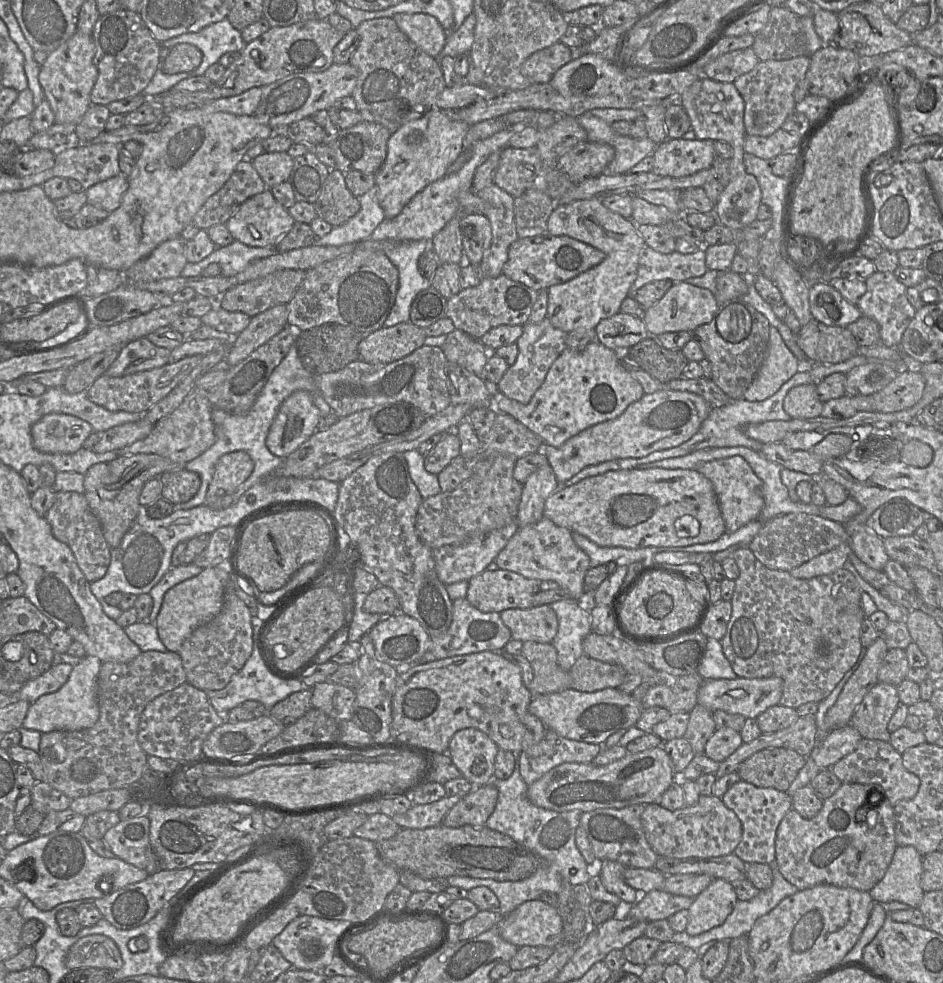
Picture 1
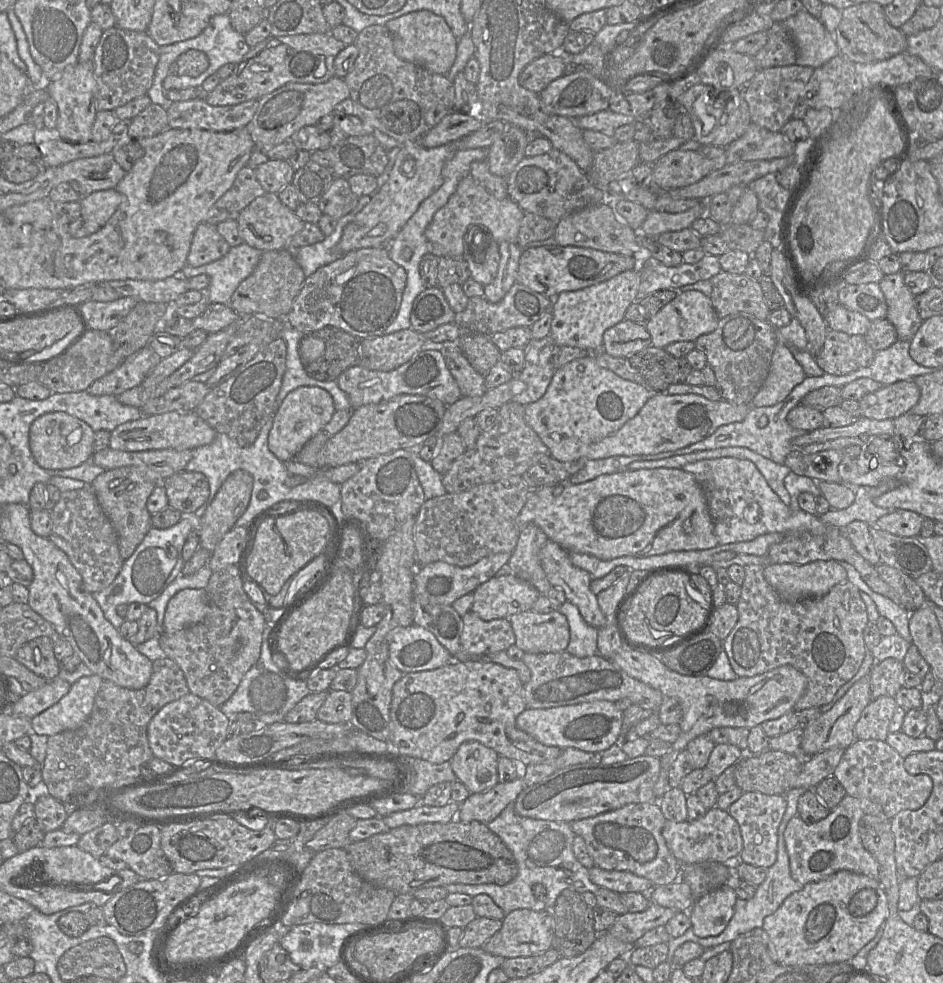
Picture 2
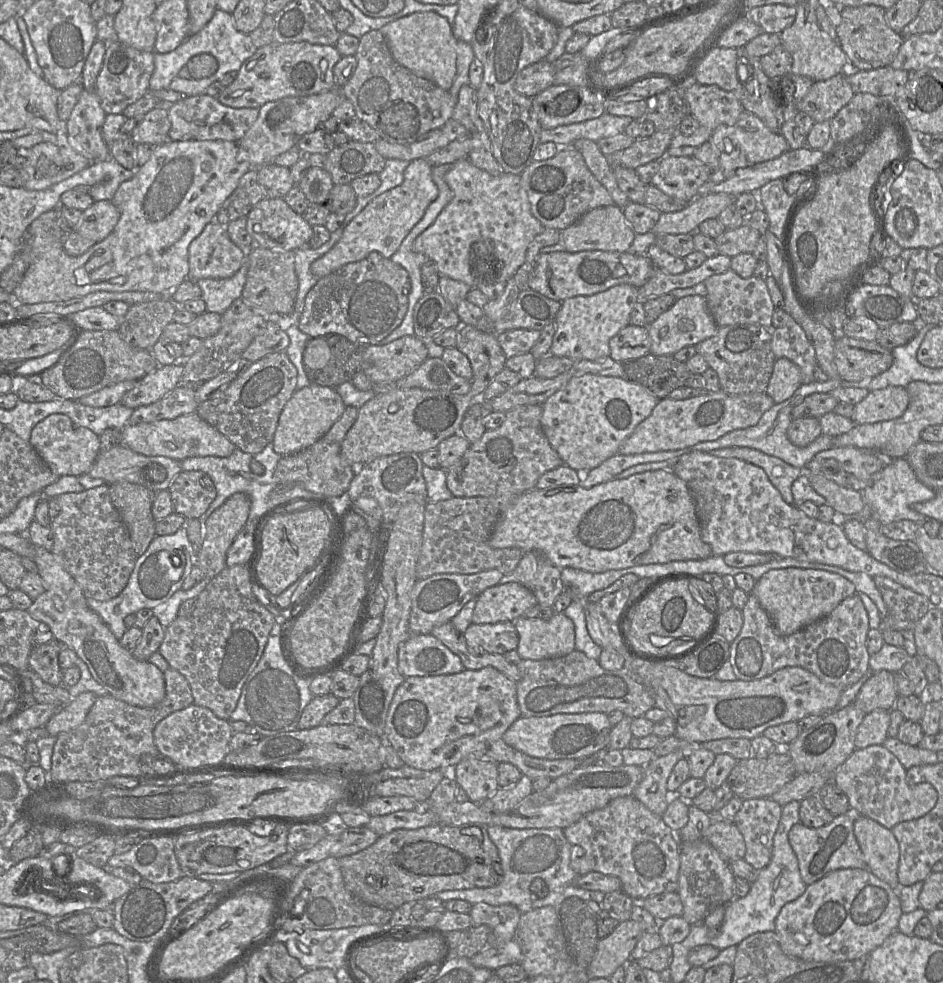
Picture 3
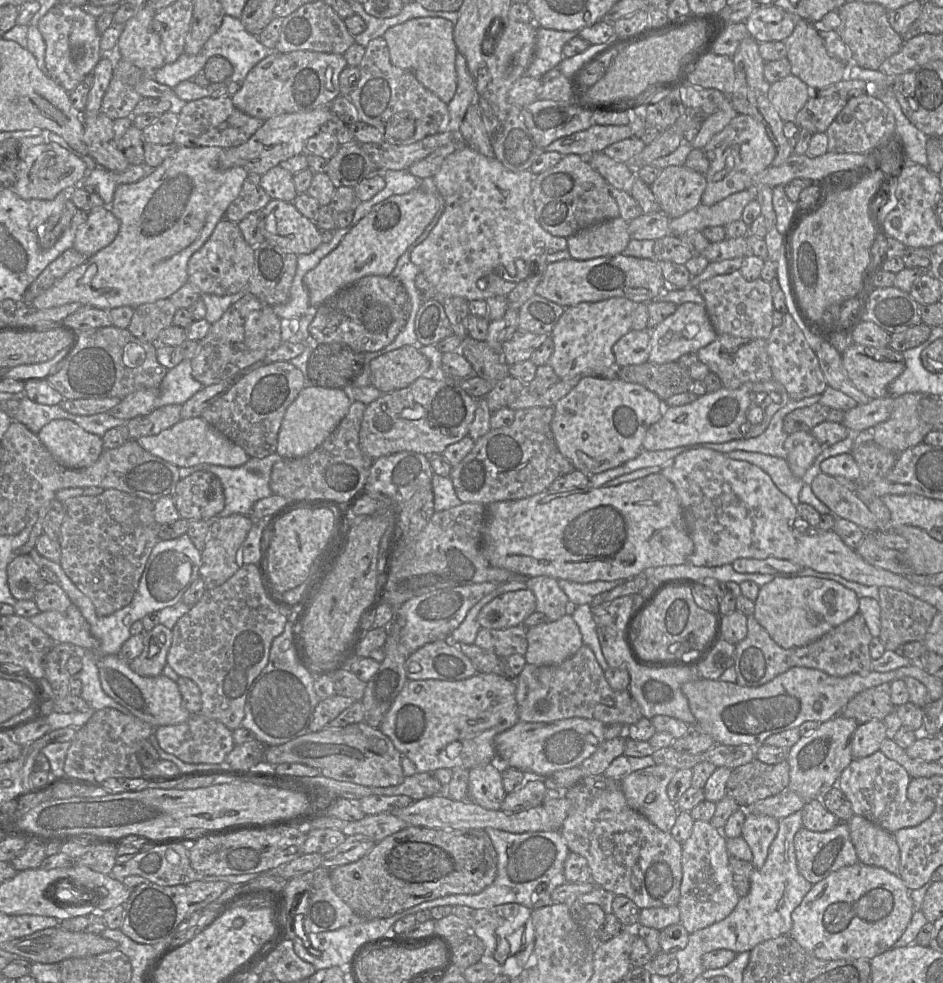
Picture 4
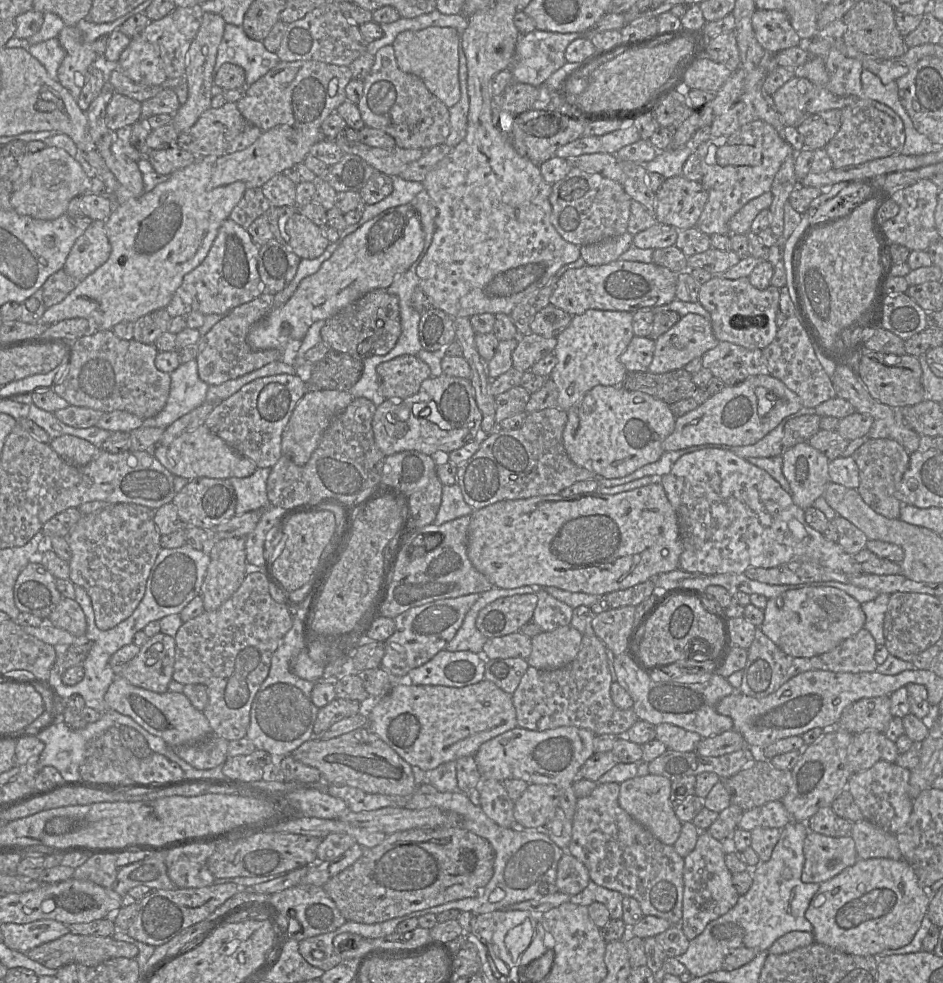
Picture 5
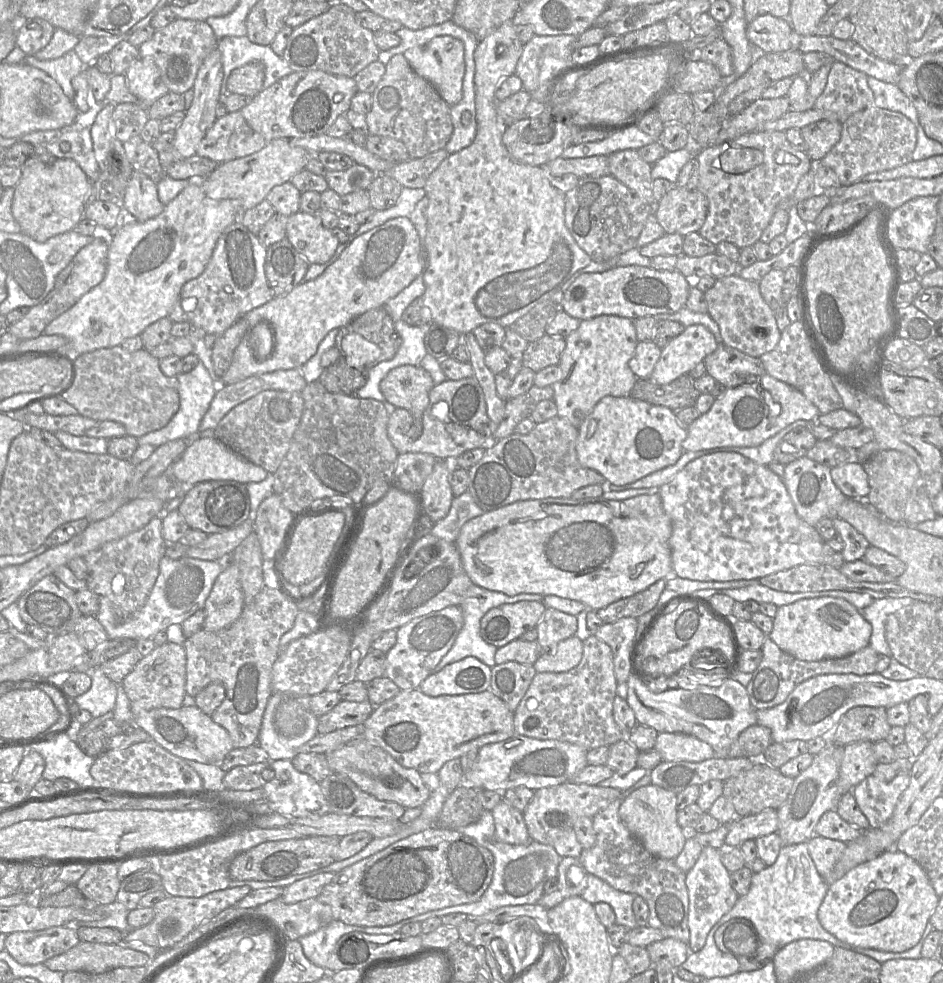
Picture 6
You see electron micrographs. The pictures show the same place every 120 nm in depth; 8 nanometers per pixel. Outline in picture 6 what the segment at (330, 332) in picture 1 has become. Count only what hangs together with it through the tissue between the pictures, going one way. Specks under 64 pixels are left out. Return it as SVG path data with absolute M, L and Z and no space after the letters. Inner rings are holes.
M343 359L323 368L318 381L330 393L354 395L368 379L368 369L348 366Z

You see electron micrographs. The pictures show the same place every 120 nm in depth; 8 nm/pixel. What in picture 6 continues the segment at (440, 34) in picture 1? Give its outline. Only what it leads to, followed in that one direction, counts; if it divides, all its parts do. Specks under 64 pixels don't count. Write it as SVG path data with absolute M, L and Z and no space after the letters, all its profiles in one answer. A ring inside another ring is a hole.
M437 36L426 44L410 48L403 53L414 72L428 81L441 98L451 107L462 100L465 74L464 44L451 36Z

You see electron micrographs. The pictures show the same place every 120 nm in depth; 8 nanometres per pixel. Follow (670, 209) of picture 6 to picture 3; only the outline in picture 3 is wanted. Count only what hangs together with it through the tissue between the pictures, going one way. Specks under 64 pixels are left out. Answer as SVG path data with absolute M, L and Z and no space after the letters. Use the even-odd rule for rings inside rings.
M664 155L650 184L676 200L689 203L700 195L700 188L711 173L707 165L693 156Z

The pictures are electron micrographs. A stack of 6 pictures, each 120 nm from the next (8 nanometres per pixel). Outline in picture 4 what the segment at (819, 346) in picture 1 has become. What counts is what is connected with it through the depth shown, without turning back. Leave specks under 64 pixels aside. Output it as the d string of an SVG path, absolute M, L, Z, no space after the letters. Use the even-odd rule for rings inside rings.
M853 343L841 356L851 381L870 399L889 395L888 386L905 370L903 354L889 346Z

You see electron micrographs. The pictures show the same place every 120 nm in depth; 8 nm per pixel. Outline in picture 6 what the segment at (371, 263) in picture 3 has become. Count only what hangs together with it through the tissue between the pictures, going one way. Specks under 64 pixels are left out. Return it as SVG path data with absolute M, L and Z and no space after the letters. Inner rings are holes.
M384 306L370 309L338 329L334 347L340 353L343 338L350 334L359 334L381 348L382 355L377 363L392 359L401 344L394 322Z

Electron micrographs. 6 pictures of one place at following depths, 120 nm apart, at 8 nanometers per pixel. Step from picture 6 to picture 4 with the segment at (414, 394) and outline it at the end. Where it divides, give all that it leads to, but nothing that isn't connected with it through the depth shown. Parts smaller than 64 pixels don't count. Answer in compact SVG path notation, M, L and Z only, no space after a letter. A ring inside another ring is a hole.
M405 345L371 360L370 382L389 393L408 387L429 368L429 360L414 345Z

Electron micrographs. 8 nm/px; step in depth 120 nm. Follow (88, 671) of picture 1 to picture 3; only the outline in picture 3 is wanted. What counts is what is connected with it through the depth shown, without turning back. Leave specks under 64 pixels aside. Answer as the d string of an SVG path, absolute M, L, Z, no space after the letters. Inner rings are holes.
M83 692L74 697L67 705L50 718L44 726L48 734L57 737L81 725L90 712L97 696L93 692Z

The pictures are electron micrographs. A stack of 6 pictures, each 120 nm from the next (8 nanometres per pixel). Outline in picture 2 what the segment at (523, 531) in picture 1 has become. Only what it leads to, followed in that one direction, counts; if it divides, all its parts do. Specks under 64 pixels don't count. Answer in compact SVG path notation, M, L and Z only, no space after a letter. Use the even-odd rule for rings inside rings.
M549 539L540 551L540 563L549 583L564 591L567 601L579 609L586 623L597 629L608 623L591 590L590 573L573 565L568 551Z

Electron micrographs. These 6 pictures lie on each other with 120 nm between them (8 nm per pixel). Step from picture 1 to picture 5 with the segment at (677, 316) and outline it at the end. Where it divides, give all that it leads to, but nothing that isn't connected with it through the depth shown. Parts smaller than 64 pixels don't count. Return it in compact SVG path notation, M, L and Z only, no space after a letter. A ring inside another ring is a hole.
M688 313L655 340L655 351L648 371L665 373L683 368L719 342L710 321L698 314Z

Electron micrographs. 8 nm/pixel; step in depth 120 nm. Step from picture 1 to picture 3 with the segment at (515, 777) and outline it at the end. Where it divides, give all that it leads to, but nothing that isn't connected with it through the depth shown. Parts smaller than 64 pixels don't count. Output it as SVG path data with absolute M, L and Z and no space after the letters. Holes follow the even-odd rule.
M489 826L487 832L498 849L503 869L503 880L496 886L471 888L439 892L435 896L443 902L465 900L472 904L485 902L492 906L511 904L523 914L544 906L559 906L566 898L576 896L584 901L593 900L602 904L605 893L585 890L575 885L579 876L571 867L570 854L572 845L566 839L561 828L516 829L503 826ZM536 878L543 879L549 888L549 894L543 899L534 899L530 885Z

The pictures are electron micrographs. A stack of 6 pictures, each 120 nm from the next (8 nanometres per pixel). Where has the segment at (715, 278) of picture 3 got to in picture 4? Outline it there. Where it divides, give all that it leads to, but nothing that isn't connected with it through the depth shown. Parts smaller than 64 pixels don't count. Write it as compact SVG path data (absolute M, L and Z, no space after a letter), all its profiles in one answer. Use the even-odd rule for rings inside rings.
M737 270L703 281L697 289L705 300L706 313L717 334L765 340L769 338L774 327L772 315L775 310L770 282L761 278L747 281Z

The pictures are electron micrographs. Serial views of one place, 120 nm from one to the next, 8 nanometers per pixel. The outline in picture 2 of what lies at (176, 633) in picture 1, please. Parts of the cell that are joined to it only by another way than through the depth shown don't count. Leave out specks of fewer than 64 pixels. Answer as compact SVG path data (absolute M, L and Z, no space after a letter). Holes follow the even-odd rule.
M206 589L180 590L167 604L162 632L174 633L199 623L208 613L209 599Z

